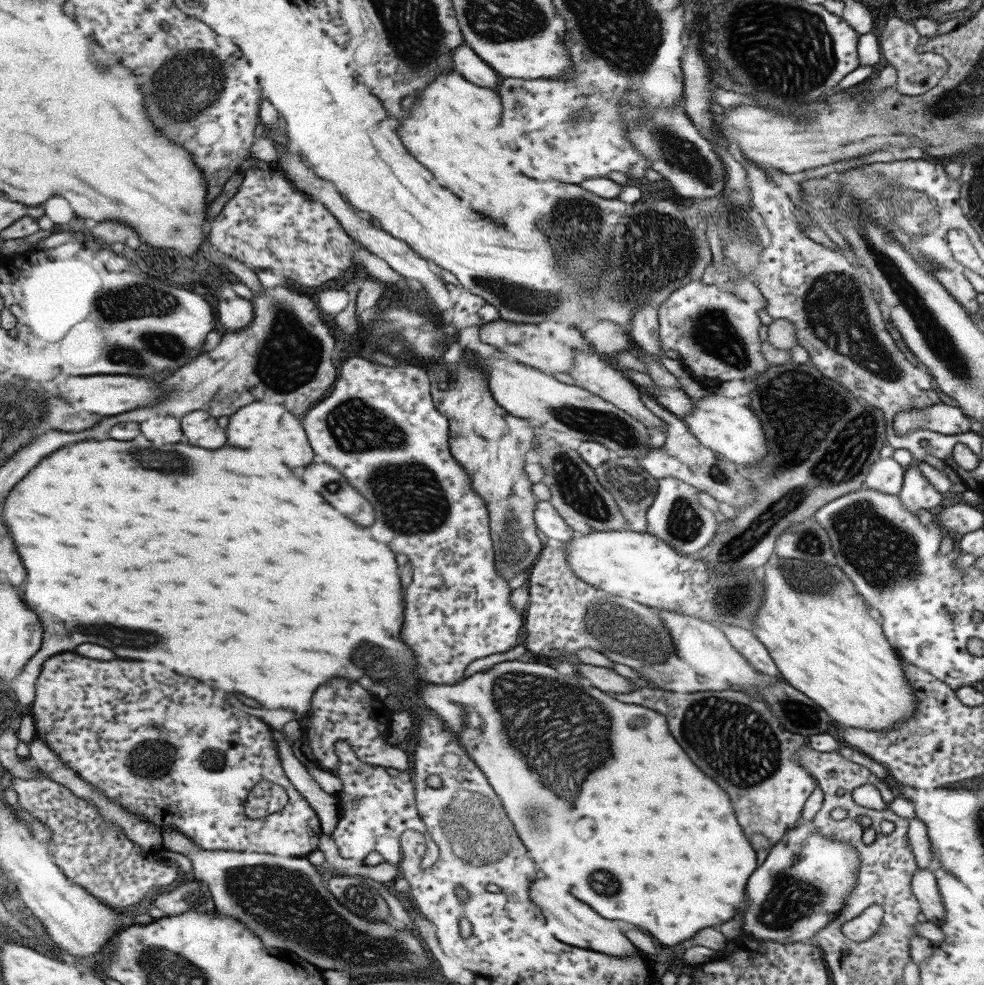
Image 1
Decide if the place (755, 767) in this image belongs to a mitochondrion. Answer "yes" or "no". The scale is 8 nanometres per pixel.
yes

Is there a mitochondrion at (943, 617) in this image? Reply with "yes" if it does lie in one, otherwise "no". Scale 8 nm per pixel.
no

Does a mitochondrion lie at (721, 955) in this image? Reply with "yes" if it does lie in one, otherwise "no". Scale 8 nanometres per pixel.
no

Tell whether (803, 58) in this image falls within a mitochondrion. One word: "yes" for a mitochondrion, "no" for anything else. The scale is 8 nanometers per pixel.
yes

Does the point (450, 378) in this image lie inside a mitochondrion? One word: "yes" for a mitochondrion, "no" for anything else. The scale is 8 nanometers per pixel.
no

